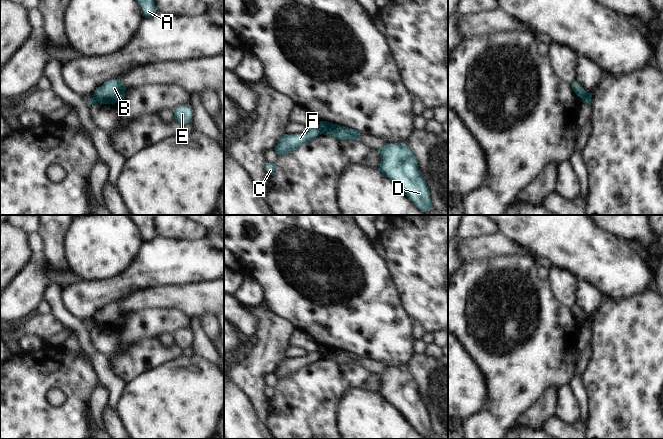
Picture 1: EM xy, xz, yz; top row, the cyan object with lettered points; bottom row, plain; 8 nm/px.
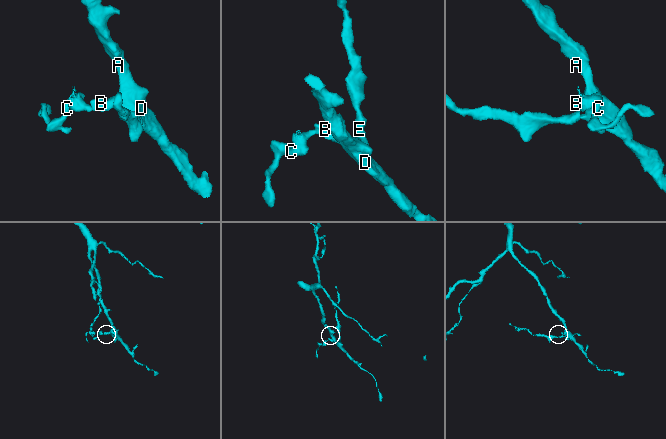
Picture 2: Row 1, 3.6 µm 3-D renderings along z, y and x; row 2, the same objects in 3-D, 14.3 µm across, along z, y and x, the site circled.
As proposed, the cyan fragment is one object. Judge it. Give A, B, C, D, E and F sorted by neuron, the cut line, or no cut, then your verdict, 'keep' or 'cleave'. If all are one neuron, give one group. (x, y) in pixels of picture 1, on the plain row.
A B D E / C F; cut in yz along (591, 318), (582, 323); cleave

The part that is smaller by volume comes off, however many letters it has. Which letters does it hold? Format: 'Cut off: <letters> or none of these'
Cut off: C, F

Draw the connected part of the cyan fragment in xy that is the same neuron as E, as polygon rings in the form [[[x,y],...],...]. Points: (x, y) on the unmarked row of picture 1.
[[[183,328],[174,334],[174,343],[177,344],[182,350],[192,346],[192,335],[189,328]]]

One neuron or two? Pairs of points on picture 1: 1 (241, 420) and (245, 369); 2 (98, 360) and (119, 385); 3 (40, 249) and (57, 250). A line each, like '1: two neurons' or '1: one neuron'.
1: two neurons
2: one neuron
3: two neurons

